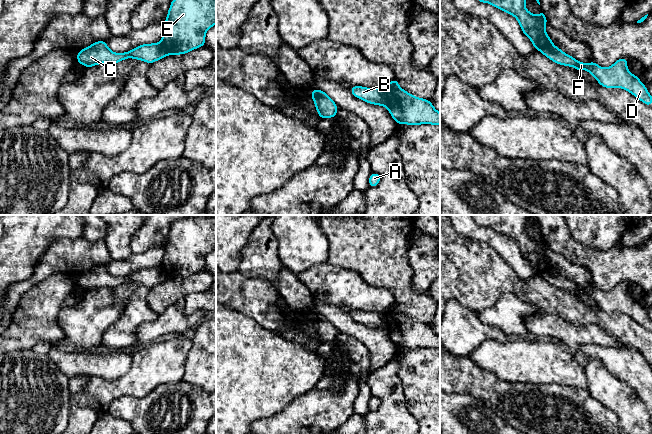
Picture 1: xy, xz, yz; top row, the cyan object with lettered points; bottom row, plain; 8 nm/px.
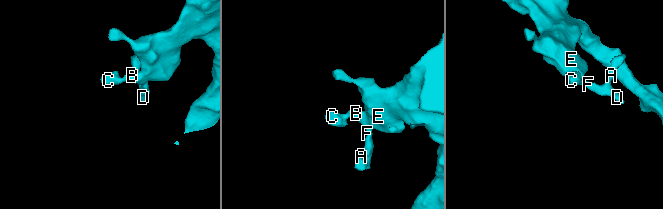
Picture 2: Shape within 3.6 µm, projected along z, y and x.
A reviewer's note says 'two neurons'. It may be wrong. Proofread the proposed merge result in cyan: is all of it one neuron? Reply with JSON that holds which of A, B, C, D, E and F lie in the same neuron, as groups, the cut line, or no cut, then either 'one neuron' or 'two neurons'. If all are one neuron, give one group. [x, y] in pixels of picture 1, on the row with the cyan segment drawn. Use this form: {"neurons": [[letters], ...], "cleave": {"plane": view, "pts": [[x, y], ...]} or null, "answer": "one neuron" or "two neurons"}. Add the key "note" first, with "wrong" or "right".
{"note": "right", "neurons": [["A", "B", "C", "D", "F"], ["E"]], "cleave": {"plane": "xz", "pts": [[382, 89], [386, 97], [387, 106]]}, "answer": "two neurons"}

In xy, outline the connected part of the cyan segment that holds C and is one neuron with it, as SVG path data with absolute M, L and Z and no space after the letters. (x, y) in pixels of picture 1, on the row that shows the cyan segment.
M105 40L97 41L79 51L77 60L79 64L85 67L92 67L101 63L114 65L127 58L134 58L151 64L167 55L167 51L160 43L143 44L126 53L114 53L107 47Z

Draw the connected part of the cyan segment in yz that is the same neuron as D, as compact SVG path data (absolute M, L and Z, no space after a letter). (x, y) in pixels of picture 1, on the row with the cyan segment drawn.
M546 46L540 51L547 58L559 65L574 67L578 71L586 69L603 87L623 88L646 105L652 105L652 96L648 93L646 86L639 80L638 76L628 71L628 60L626 58L617 60L609 68L603 68L595 62L587 64L579 62L556 46Z

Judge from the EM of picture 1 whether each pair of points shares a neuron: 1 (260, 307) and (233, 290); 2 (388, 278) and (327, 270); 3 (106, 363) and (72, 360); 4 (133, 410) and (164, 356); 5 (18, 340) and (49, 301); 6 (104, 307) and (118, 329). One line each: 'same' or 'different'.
1: same
2: different
3: same
4: different
5: same
6: different

